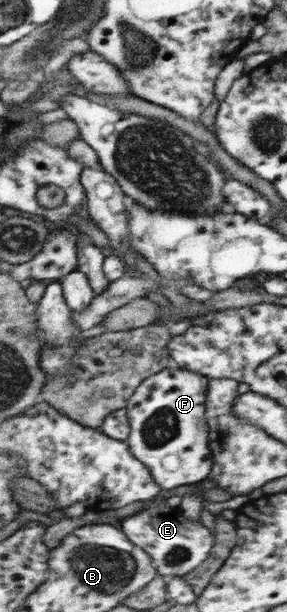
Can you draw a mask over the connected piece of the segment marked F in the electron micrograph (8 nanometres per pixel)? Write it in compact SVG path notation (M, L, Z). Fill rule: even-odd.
M171 365L144 380L125 405L130 425L126 442L162 489L195 484L208 479L212 470L214 460L208 446L210 430L205 416L208 382L207 375Z

